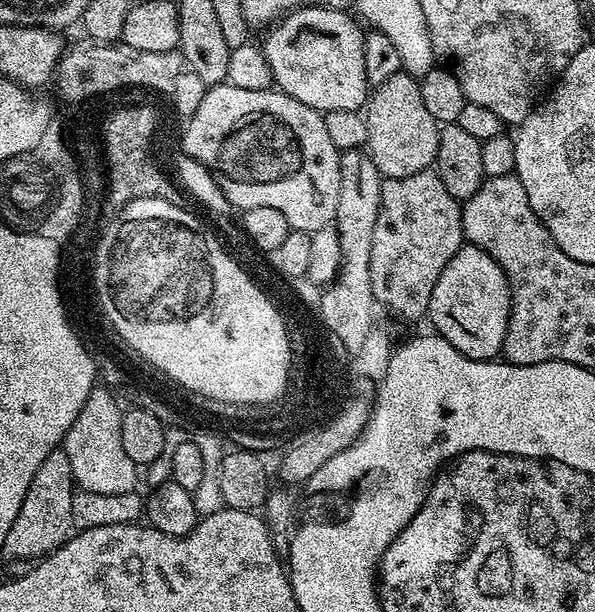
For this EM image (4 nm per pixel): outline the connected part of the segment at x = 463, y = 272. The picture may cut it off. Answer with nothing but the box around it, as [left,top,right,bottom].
[427,243,512,361]

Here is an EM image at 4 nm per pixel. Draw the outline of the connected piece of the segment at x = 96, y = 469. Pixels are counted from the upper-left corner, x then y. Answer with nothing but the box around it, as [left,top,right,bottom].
[62,386,138,495]

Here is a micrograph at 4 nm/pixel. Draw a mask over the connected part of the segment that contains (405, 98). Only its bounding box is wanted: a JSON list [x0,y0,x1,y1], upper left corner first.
[364,70,440,179]

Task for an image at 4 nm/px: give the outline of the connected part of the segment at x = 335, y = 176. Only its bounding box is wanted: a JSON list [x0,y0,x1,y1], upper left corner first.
[182,82,340,234]

